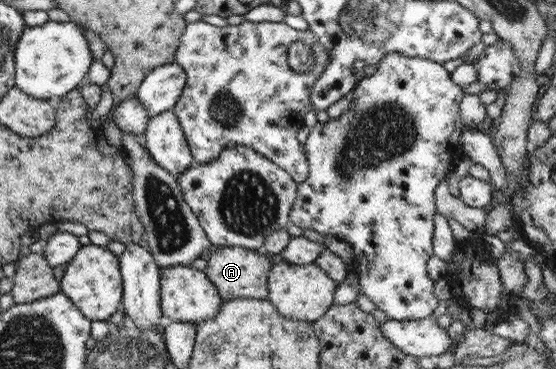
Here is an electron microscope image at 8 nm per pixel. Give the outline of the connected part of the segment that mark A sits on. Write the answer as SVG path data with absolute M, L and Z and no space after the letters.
M219 247L213 248L206 257L206 268L204 274L214 285L218 296L222 301L238 298L266 299L268 287L266 287L266 276L270 272L271 262L268 256L260 251L244 247Z

